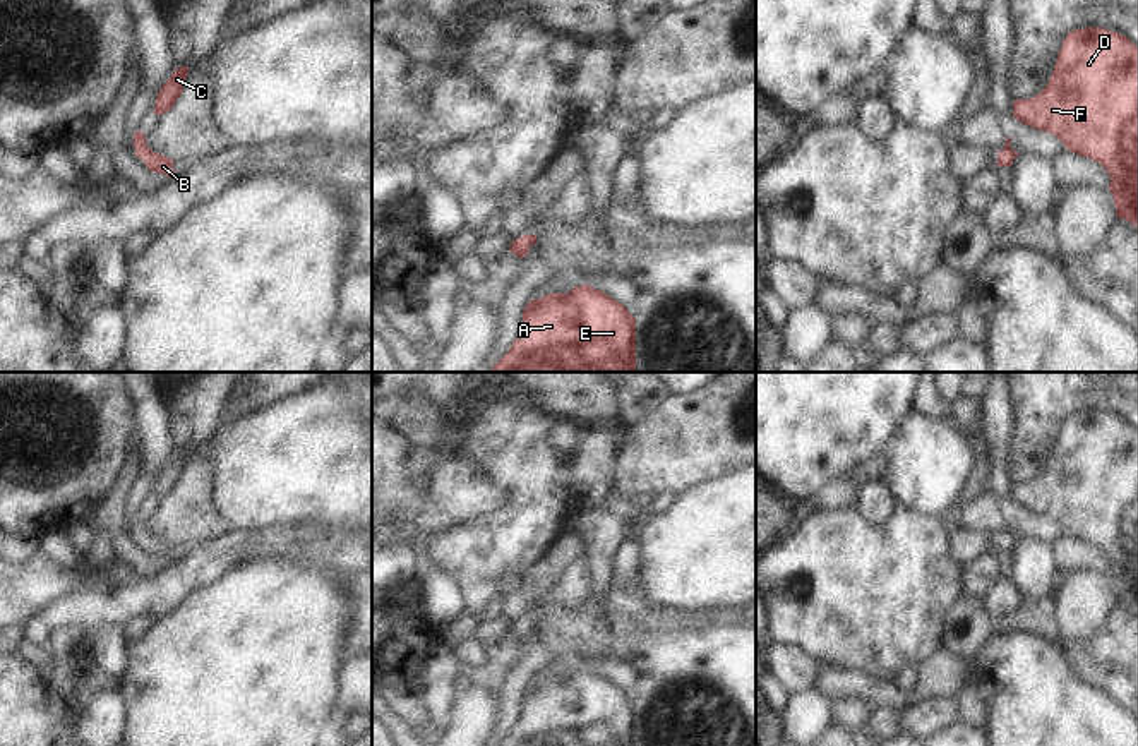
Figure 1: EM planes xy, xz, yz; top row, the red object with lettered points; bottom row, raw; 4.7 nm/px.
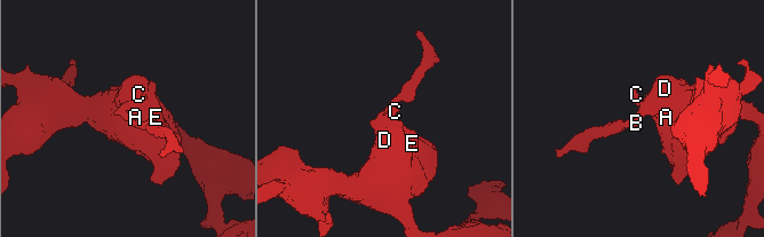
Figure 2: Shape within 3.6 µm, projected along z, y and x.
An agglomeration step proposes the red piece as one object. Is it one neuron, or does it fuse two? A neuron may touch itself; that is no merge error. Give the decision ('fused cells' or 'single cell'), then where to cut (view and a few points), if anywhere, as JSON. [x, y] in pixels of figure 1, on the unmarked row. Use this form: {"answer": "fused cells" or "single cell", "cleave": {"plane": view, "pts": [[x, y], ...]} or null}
{"answer": "single cell", "cleave": null}

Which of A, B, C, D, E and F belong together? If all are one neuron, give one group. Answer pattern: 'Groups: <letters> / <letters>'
Groups: A B C D E F

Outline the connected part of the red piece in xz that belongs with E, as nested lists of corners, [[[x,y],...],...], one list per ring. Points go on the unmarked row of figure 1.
[[[588,667],[526,688],[523,713],[499,746],[636,746],[636,701]]]

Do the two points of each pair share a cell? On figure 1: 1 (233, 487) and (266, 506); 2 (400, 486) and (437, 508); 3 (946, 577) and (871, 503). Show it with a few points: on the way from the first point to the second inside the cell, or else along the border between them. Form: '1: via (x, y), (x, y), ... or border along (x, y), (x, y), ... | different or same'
1: via (242, 487), (247, 487), (257, 498) | same
2: border along (432, 481), (432, 499), (419, 525), (467, 522) | different
3: border along (897, 506), (880, 525), (869, 523), (856, 510) | different

